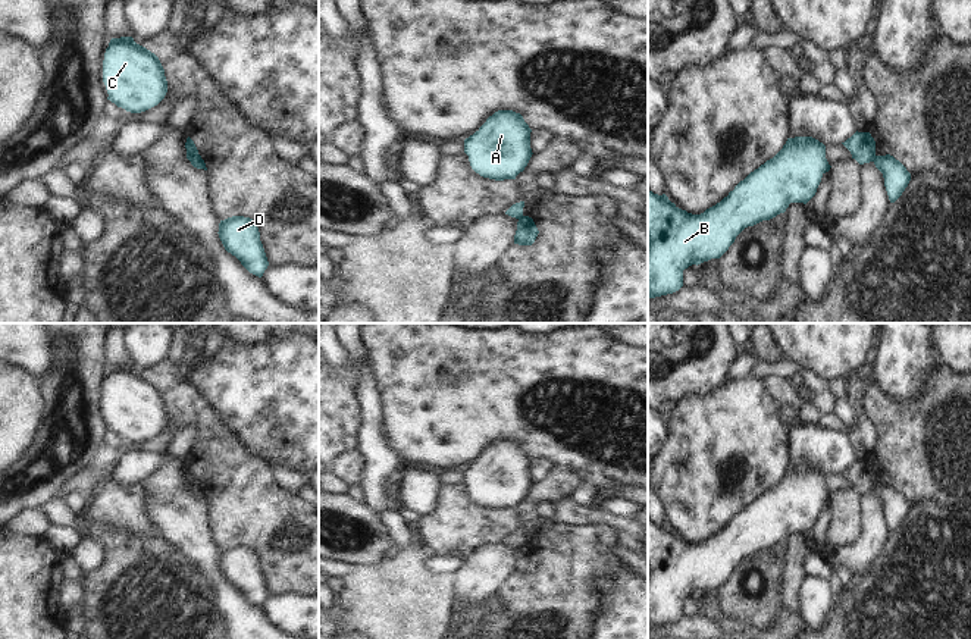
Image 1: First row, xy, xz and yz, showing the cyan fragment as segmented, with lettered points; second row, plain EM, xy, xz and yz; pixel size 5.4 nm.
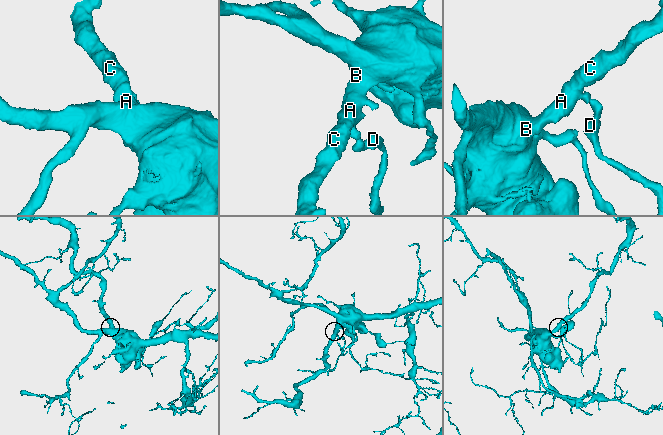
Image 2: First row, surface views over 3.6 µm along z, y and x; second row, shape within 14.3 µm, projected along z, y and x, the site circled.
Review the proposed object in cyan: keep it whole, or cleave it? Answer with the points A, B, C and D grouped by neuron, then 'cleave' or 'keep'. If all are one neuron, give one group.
A B C / D | cleave

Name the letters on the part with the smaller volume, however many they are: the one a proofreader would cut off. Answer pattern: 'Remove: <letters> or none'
Remove: D

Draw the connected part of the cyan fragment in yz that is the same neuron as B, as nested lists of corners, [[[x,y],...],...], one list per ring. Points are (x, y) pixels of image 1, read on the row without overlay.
[[[795,466],[787,467],[783,477],[773,488],[751,501],[727,526],[701,544],[687,542],[671,532],[665,523],[658,524],[648,519],[648,627],[679,620],[683,615],[685,598],[711,588],[720,588],[745,557],[784,542],[790,532],[806,533],[815,524],[823,504],[830,497],[823,472],[812,466]]]

